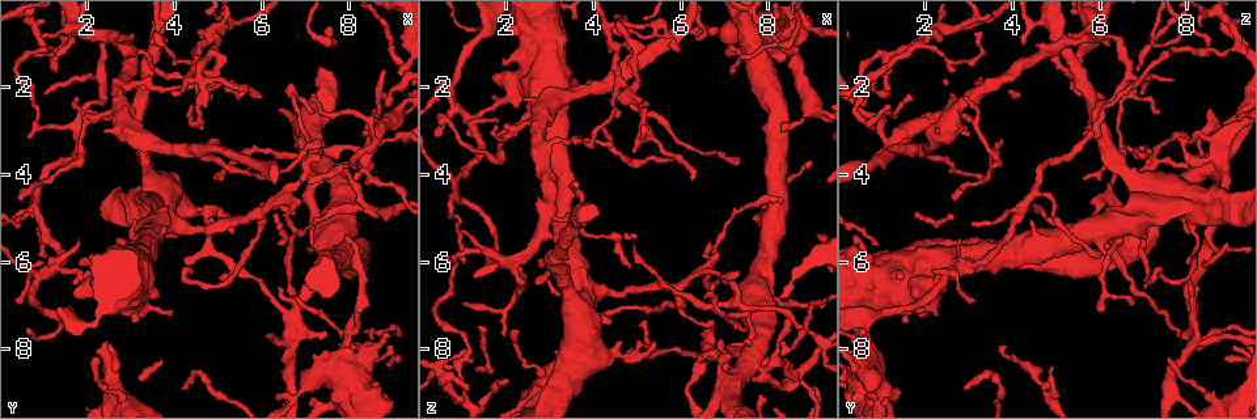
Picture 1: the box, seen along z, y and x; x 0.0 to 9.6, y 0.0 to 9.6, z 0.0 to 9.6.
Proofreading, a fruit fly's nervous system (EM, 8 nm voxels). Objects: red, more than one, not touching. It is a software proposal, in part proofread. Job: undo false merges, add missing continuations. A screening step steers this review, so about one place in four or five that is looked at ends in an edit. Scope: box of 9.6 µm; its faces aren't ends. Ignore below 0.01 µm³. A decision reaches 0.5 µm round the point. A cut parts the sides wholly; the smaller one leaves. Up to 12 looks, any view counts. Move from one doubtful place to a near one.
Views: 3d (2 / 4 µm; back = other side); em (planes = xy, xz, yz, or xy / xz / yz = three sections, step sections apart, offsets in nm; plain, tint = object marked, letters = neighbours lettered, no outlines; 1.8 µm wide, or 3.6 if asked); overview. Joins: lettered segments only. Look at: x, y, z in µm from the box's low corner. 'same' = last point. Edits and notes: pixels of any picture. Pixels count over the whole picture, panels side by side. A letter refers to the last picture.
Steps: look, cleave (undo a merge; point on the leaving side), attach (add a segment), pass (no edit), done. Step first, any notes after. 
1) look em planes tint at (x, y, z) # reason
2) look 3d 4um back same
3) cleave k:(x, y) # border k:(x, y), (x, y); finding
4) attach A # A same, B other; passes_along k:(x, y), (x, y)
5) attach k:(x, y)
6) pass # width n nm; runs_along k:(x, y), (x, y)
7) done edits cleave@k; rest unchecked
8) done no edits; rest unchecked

look em 3.6um yz step 16 tint at (2.20, 8.20, 7.60) # tapers out

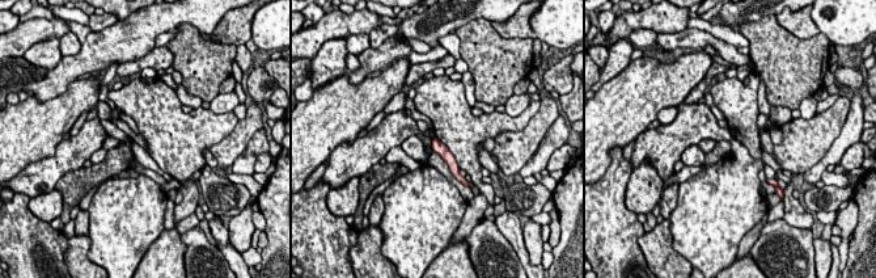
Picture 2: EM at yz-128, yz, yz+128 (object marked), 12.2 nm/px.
look em 3.6um planes letters same

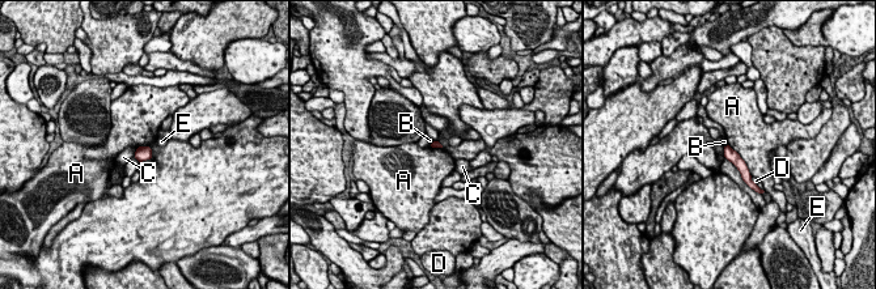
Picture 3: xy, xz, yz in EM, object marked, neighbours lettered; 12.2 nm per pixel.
pass # width 90 nm; A other, B other, C other, D other, E other; border 3:(728, 144), (744, 161), (752, 175); none of them fits

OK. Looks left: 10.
look em 3.6um planes letters at (1.30, 6.15, 2.75) # narrows sharply

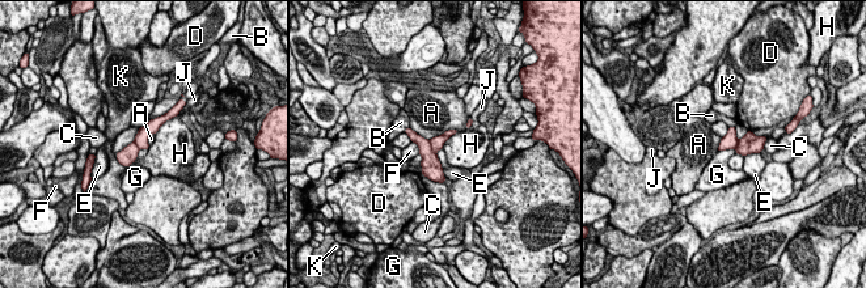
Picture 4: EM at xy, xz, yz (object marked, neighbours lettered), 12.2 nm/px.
cleave 4:(431, 166) # longest_contact A 650 nm; A other, B other, C other, D other, E other, F other, G other, H other, J other, K other; part_leaving 4:(412, 134), (440, 178); a second cell is stuck on

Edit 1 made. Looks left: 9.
look overview # see it whole again

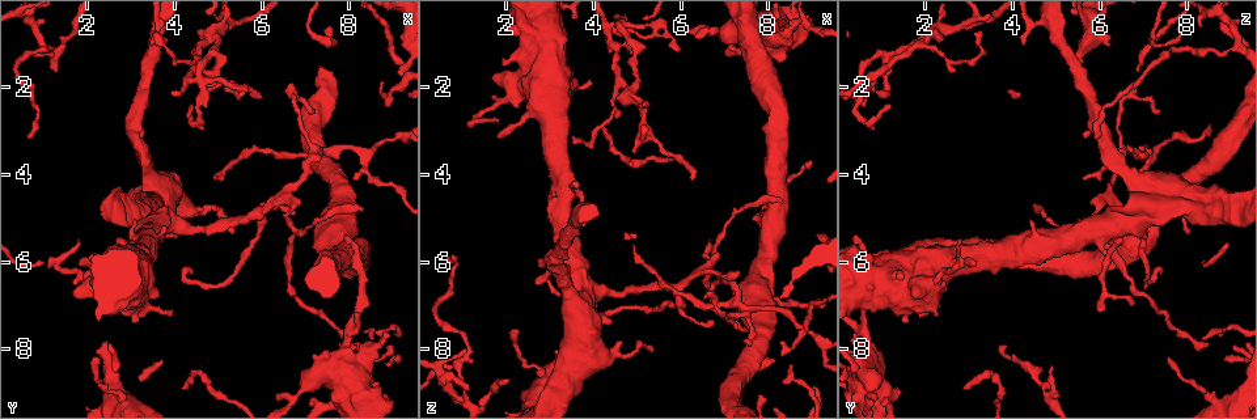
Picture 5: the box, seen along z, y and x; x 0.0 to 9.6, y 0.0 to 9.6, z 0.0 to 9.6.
look 3d 4um at (9.00, 7.90, 3.85) # tapers out

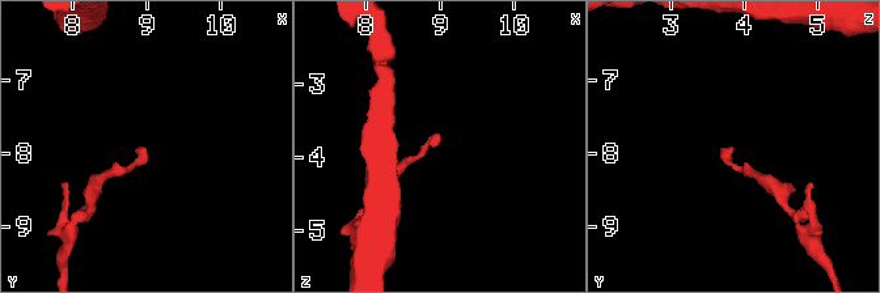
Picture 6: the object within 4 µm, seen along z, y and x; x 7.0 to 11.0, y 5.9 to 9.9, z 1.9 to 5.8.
look em xz step 4 tint at (8.95, 7.95, 3.85)

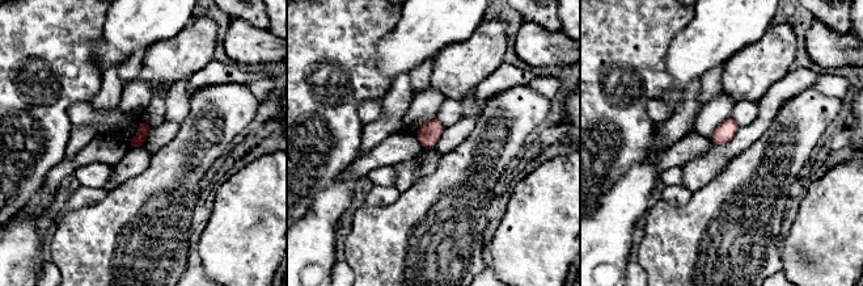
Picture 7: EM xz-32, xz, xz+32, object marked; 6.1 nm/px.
look em planes letters same # another direction

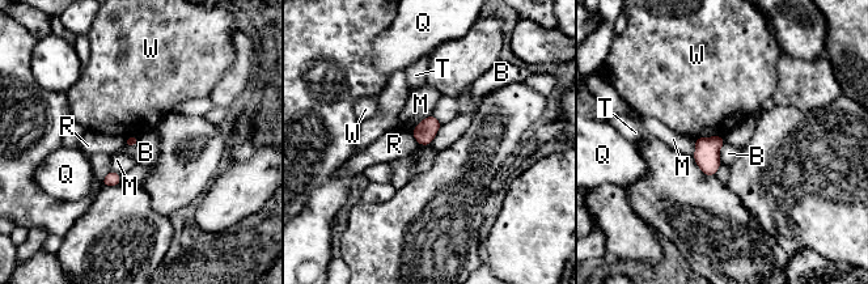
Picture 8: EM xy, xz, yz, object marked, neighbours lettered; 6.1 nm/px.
pass # longest_contact B 190 nm; B other, M other, Q other, R other, T other, W other; border 8:(441, 124), (435, 138), (420, 145); none of them fits

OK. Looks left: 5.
done edits cleave@4; rest unchecked

